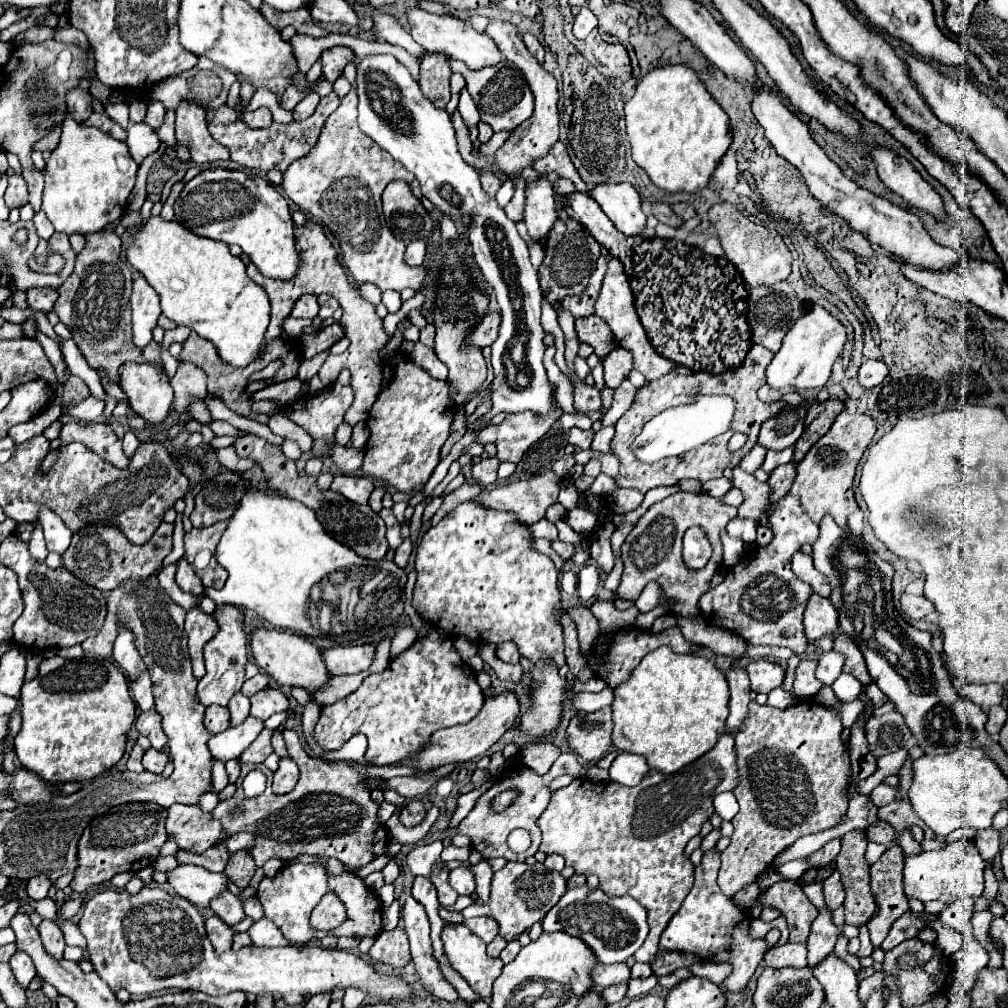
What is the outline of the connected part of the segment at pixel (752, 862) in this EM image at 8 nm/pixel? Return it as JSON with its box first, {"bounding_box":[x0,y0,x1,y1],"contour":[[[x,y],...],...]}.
{"bounding_box":[717,701,851,897],"contour":[[[803,701],[787,709],[757,703],[749,705],[747,723],[735,735],[739,783],[733,793],[739,803],[739,813],[731,819],[735,831],[731,835],[731,845],[721,853],[721,869],[717,879],[727,897],[735,895],[745,885],[755,883],[757,877],[771,865],[775,855],[793,845],[799,837],[833,827],[847,811],[851,759],[849,745],[841,741],[841,731],[841,721],[815,701]]]}

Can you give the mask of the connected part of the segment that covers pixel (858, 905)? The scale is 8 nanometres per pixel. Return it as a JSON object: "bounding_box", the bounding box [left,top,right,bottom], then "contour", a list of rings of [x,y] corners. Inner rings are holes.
{"bounding_box":[835,831,877,925],"contour":[[[849,831],[841,837],[841,853],[835,859],[835,869],[841,873],[845,887],[845,923],[863,925],[877,911],[869,889],[869,863],[865,861],[867,837],[861,831]]]}

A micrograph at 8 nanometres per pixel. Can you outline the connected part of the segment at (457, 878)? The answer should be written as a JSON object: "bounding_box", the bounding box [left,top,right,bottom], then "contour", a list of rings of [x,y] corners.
{"bounding_box":[449,867,475,895],"contour":[[[457,867],[449,871],[449,885],[459,893],[459,895],[471,895],[475,891],[475,879],[473,873],[467,867]]]}

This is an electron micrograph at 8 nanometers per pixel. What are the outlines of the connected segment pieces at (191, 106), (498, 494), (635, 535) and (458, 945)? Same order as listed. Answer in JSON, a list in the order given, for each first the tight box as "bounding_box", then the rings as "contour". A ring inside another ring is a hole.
[{"bounding_box":[175,103,229,165],"contour":[[[181,103],[175,109],[175,113],[177,113],[177,121],[175,121],[177,145],[189,149],[191,161],[195,161],[197,165],[209,165],[215,161],[229,159],[229,151],[223,145],[215,143],[215,139],[211,139],[211,133],[207,131],[203,107],[195,103]]]},{"bounding_box":[477,471,563,525],"contour":[[[549,471],[531,481],[515,481],[493,491],[483,491],[477,501],[499,511],[513,511],[521,523],[533,525],[543,519],[545,509],[557,501],[561,481],[563,477]]]},{"bounding_box":[619,491,737,617],"contour":[[[677,491],[675,495],[669,495],[667,499],[651,505],[623,543],[625,567],[623,567],[623,575],[619,583],[619,597],[635,601],[649,581],[657,581],[665,591],[665,599],[677,601],[677,605],[673,607],[673,613],[677,613],[679,617],[699,615],[701,611],[697,607],[697,601],[705,591],[709,591],[709,579],[721,567],[721,555],[723,555],[721,533],[725,531],[725,525],[735,515],[737,515],[735,507],[729,507],[721,503],[719,499],[709,497],[705,493],[693,495],[693,493]],[[689,525],[699,525],[709,535],[709,541],[713,545],[713,555],[709,559],[709,565],[697,571],[689,569],[681,555],[681,539],[685,529],[689,529]]]},{"bounding_box":[441,925,503,997],"contour":[[[465,925],[445,927],[441,939],[453,969],[463,975],[477,995],[491,997],[491,985],[499,977],[503,961],[489,957],[485,943]]]}]

